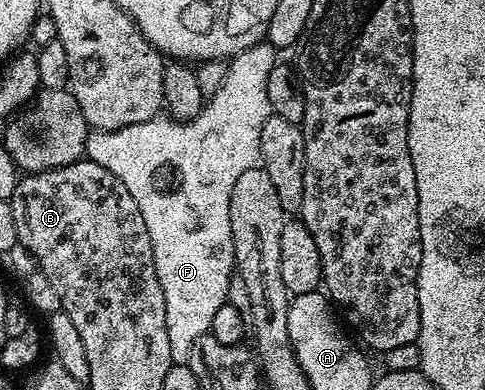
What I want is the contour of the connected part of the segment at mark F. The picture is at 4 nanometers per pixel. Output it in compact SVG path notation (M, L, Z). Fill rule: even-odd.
M267 40L259 41L228 61L222 87L218 87L213 97L207 98L203 111L192 121L178 121L161 115L153 121L124 125L120 129L98 129L89 132L86 139L84 152L87 160L98 163L98 167L106 167L115 177L122 179L122 183L126 183L126 191L130 191L134 203L138 203L138 211L142 211L142 220L146 222L146 231L150 231L154 267L166 299L166 335L170 335L173 362L187 362L194 343L208 332L218 307L227 302L230 279L236 267L234 239L230 231L230 195L242 171L250 171L261 164L262 123L273 116L270 95L266 95L266 81L277 63L278 50ZM160 165L173 165L180 176L173 193L156 189L156 172Z

